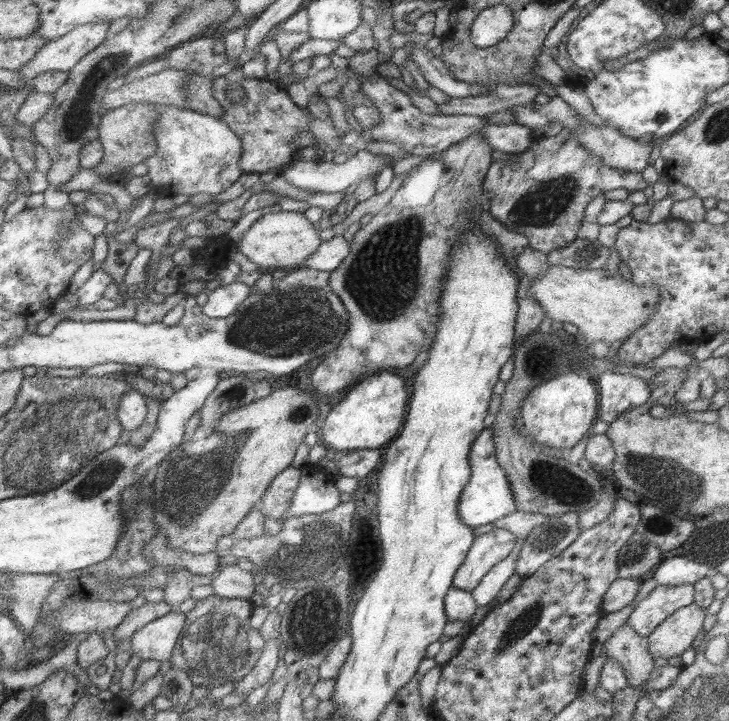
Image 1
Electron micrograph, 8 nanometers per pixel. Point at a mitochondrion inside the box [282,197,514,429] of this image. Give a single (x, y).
(382, 279)

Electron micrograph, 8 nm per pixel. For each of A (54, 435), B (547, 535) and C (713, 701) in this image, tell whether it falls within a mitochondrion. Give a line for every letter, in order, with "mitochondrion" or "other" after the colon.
A: mitochondrion
B: mitochondrion
C: mitochondrion

